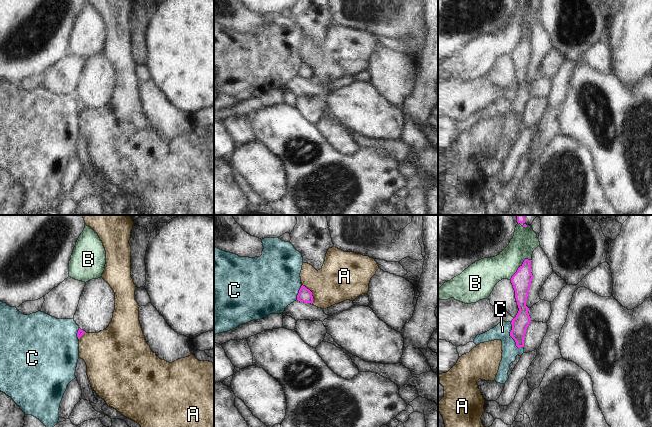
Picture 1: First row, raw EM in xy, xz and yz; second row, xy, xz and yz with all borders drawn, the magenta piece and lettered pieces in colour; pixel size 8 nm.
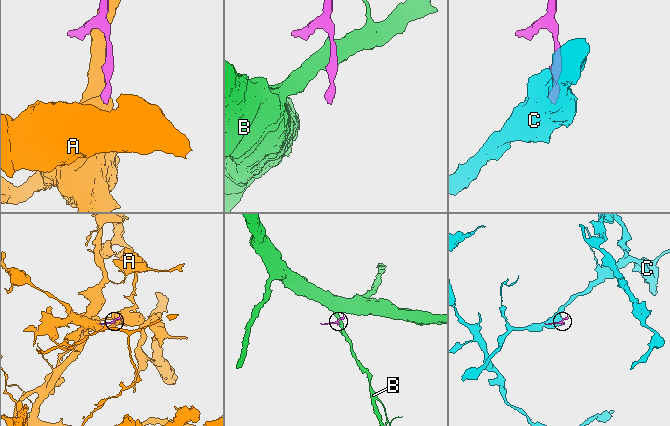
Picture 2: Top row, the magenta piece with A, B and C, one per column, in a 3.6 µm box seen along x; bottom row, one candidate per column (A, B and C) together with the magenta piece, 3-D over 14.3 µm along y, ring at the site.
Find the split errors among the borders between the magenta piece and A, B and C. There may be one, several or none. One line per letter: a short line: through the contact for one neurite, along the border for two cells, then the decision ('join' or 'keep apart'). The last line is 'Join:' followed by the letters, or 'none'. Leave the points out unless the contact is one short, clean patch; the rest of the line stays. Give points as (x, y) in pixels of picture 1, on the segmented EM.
A: line xz (302, 284), (311, 292), (312, 303); keep apart
B: keep apart
C: line yz (510, 322), (510, 336), (518, 347), (523, 347); keep apart
Join: none

